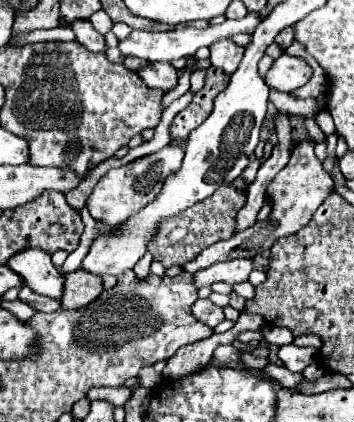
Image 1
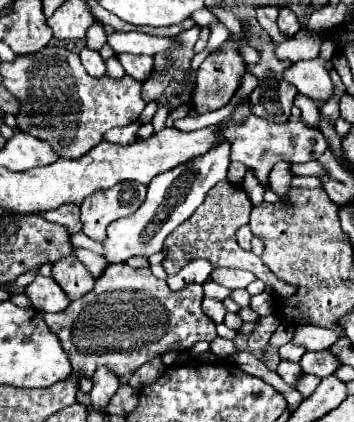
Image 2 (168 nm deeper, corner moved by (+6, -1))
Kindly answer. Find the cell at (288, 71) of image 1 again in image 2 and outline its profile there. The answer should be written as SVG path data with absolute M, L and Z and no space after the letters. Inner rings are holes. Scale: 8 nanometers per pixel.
M324 41L320 49L320 57L312 61L292 63L284 71L284 81L294 85L298 93L306 97L328 101L332 95L332 81L328 71L324 69L324 61L332 57L332 51L334 51L334 45L330 41Z

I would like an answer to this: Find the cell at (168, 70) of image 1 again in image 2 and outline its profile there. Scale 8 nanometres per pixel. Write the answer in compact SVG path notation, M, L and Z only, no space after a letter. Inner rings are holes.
M118 55L126 75L136 77L138 81L146 81L152 75L152 65L154 65L154 57L148 55Z

